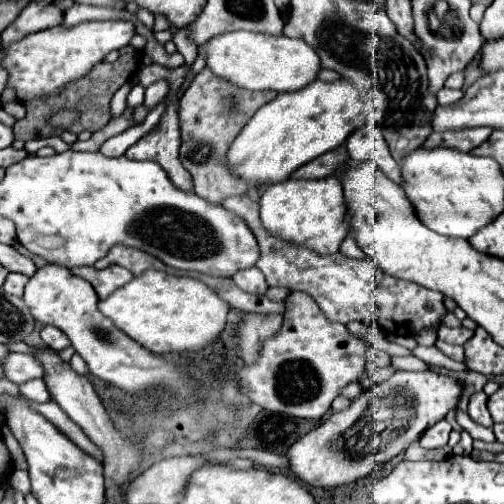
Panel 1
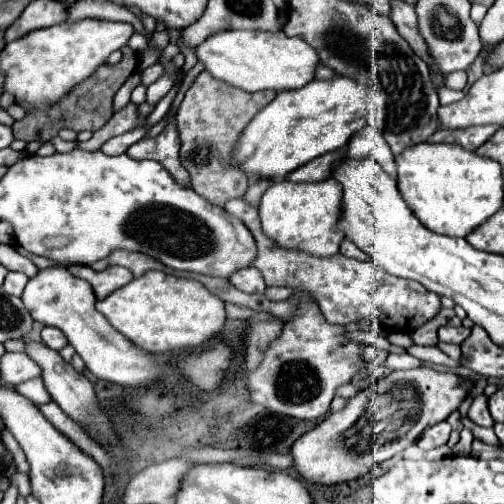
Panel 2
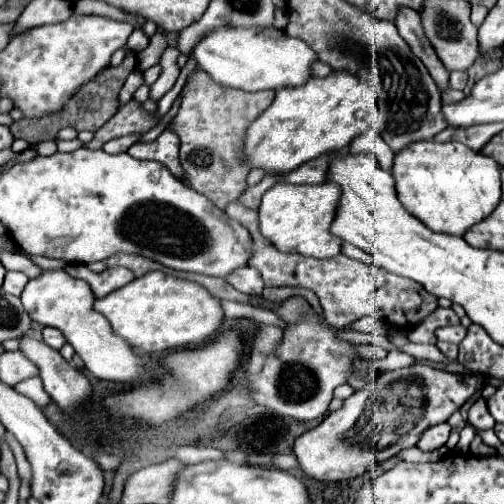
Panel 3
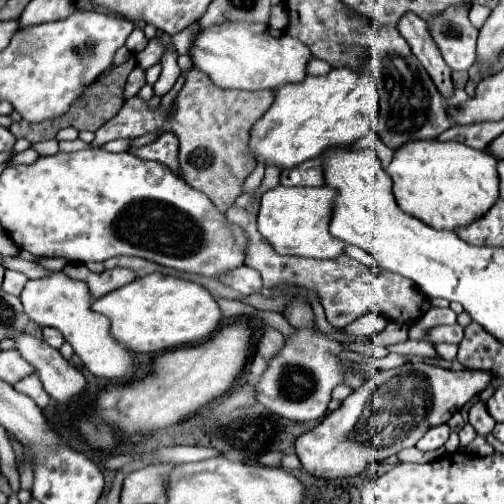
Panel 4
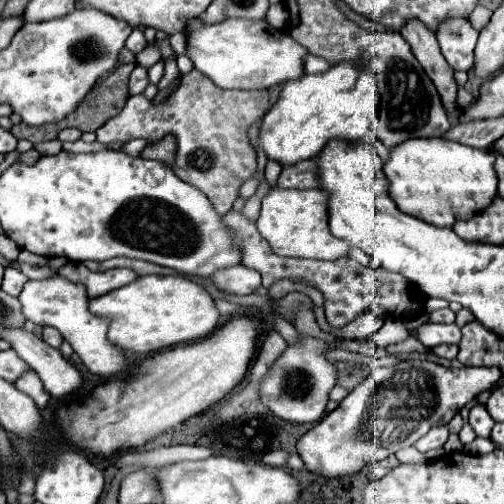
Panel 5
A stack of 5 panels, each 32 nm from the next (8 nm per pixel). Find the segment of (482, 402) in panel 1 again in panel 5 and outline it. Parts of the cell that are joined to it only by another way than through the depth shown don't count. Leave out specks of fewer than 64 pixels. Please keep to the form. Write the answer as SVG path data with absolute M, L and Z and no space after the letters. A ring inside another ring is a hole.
M476 404L476 406L470 410L470 426L474 428L474 432L476 432L478 436L488 438L490 432L492 432L492 428L494 428L494 420L492 420L492 416L486 412L484 406Z

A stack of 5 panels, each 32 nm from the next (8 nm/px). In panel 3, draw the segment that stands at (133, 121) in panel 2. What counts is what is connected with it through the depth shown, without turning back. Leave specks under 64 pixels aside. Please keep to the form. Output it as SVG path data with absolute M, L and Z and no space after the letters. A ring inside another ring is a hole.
M130 100L100 130L96 130L94 138L90 142L86 142L84 146L88 150L98 150L98 148L102 148L104 142L108 142L112 138L132 134L132 132L148 132L156 122L158 120L154 120L152 114L146 114L136 100Z

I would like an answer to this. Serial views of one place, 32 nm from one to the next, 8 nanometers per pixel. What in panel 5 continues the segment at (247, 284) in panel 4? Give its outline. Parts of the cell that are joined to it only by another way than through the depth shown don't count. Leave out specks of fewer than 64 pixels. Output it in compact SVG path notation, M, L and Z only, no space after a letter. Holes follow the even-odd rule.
M244 264L234 268L224 268L212 276L212 280L224 288L232 290L234 294L252 294L260 288L260 274L252 268L246 268Z

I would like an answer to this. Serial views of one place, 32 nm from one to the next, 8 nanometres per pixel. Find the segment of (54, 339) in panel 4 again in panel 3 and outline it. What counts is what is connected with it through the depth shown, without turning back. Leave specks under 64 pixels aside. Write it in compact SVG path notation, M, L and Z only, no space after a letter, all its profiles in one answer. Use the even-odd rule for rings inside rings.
M44 328L44 330L42 330L42 336L44 336L44 342L46 342L50 348L54 348L54 350L60 350L60 348L66 344L64 334L62 334L60 330L56 330L56 328Z

